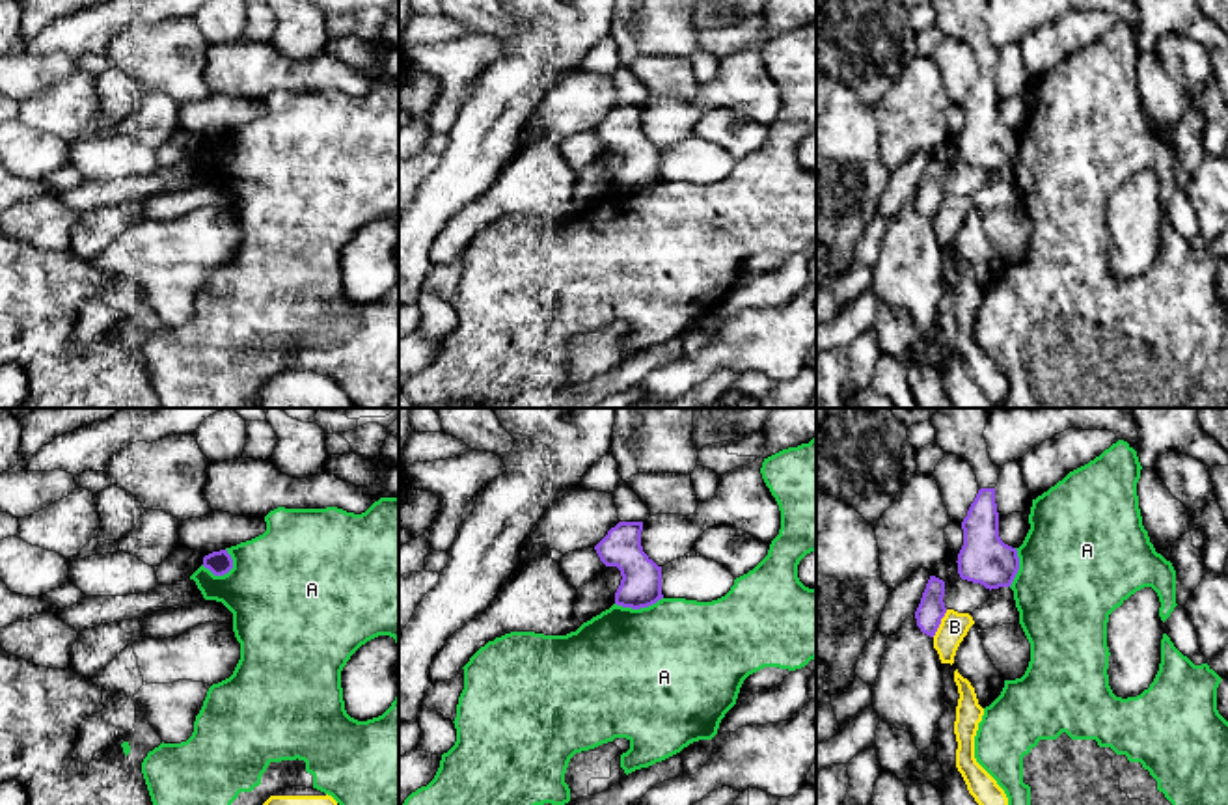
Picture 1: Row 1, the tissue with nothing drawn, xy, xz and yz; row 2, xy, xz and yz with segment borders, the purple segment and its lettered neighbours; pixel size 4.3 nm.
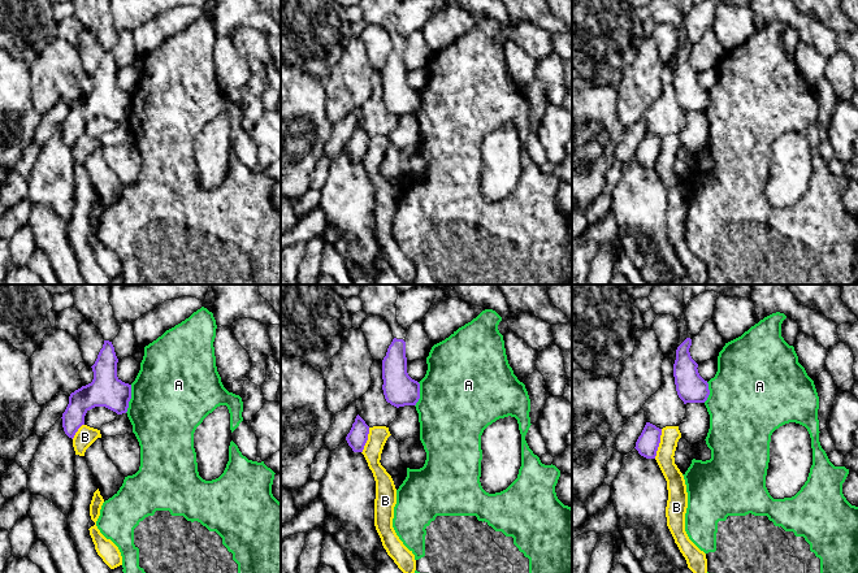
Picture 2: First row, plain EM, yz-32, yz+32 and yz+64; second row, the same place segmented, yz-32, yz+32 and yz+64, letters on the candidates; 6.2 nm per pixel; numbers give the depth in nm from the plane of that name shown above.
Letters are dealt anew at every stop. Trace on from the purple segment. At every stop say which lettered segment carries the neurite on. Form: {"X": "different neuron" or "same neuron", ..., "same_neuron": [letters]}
{"A": "different neuron", "B": "different neuron", "same_neuron": []}

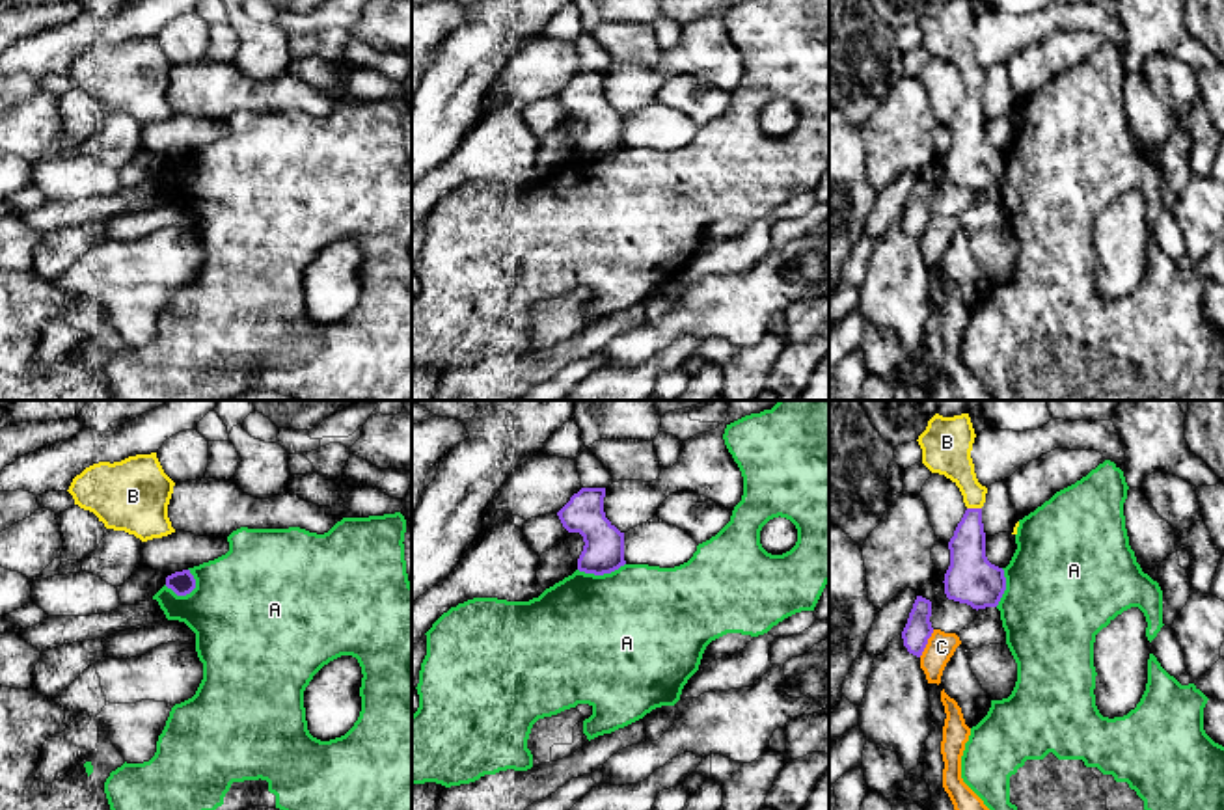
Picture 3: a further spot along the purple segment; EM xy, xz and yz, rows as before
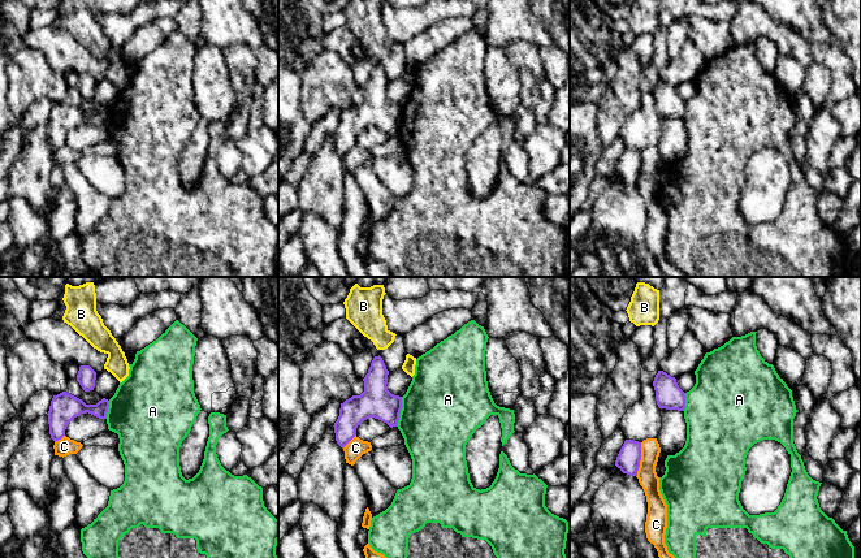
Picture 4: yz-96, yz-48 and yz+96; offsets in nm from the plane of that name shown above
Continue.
{"A": "different neuron", "B": "same neuron", "C": "different neuron", "same_neuron": ["B"]}

